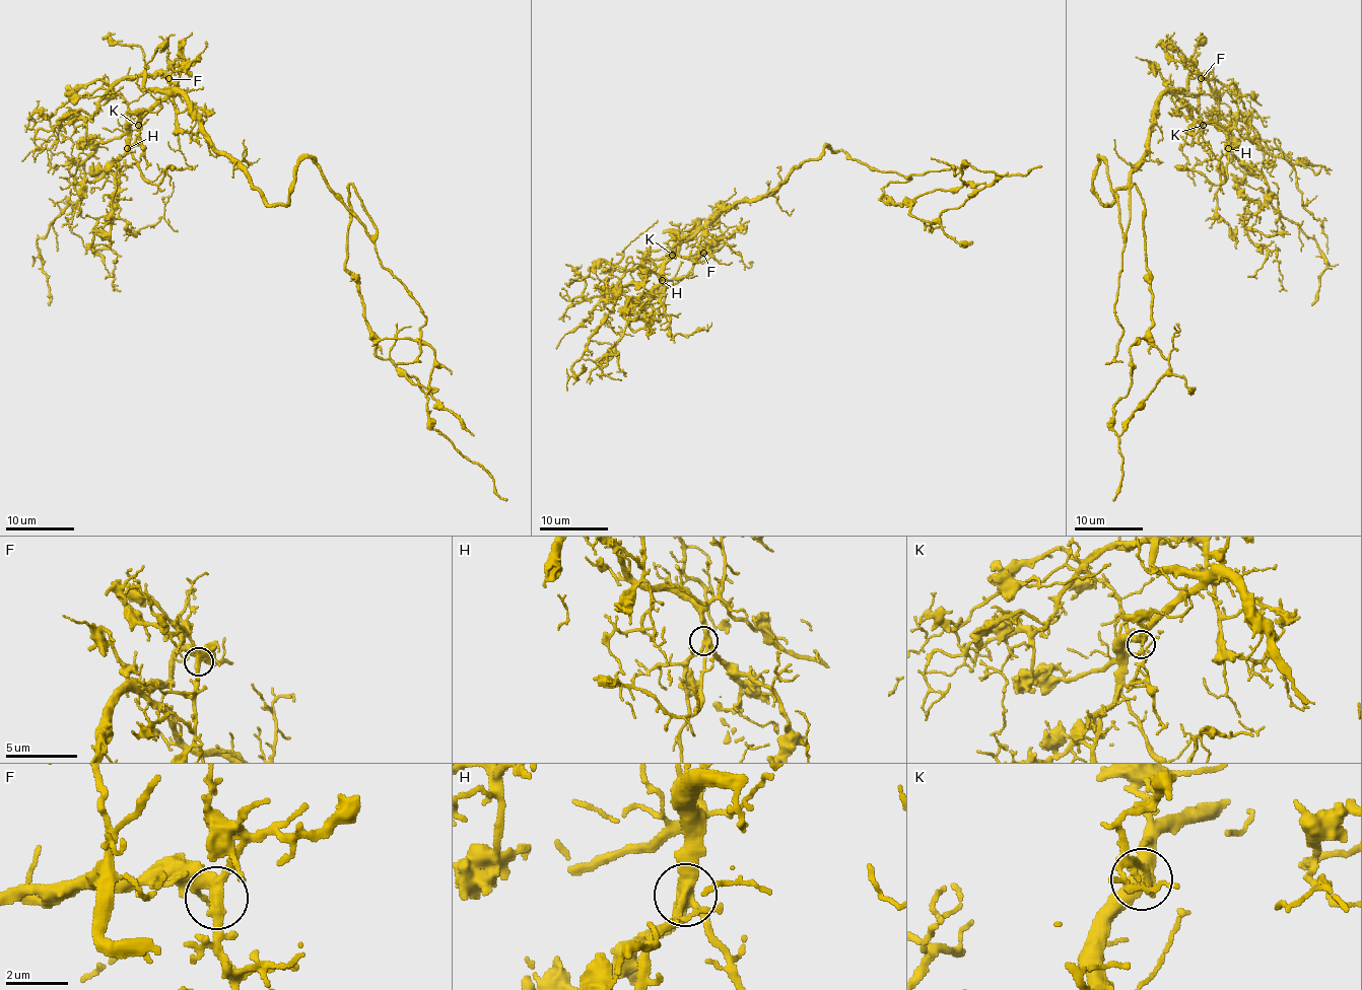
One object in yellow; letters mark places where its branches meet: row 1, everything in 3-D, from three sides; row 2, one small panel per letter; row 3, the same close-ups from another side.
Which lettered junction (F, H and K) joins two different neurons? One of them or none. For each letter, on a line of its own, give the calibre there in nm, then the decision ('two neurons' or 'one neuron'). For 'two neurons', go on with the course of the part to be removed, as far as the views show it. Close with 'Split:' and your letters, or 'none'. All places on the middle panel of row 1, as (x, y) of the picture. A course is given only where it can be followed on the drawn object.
F: calibre 340 nm; one neuron
H: calibre 360 nm; one neuron
K: calibre 400 nm; one neuron
Split: none

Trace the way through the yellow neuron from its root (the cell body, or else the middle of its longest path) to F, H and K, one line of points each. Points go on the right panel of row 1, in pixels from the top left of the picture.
F: (1098, 158), (1093, 193), (1109, 205), (1144, 158), (1154, 104), (1181, 90), (1192, 73), (1201, 78)
H: (1098, 158), (1093, 193), (1109, 205), (1144, 158), (1154, 104), (1166, 92), (1196, 120), (1214, 124), (1228, 147)
K: (1098, 158), (1093, 193), (1109, 205), (1144, 158), (1154, 104), (1166, 92), (1171, 92), (1203, 125)

